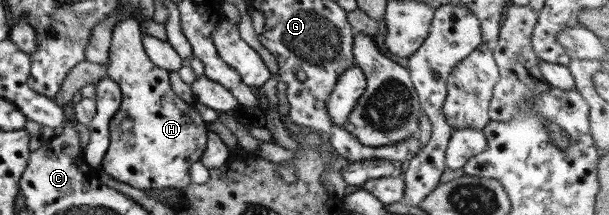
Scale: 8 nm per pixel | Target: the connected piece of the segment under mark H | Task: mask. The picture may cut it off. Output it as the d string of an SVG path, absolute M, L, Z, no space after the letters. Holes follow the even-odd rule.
M130 16L111 30L106 77L119 87L122 100L110 120L109 145L100 168L114 180L144 192L164 188L182 191L191 184L188 168L201 157L208 130L194 105L183 102L170 89L169 73L148 60L142 48L139 23L138 18ZM126 116L132 118L135 138L132 146L118 132L118 124Z

